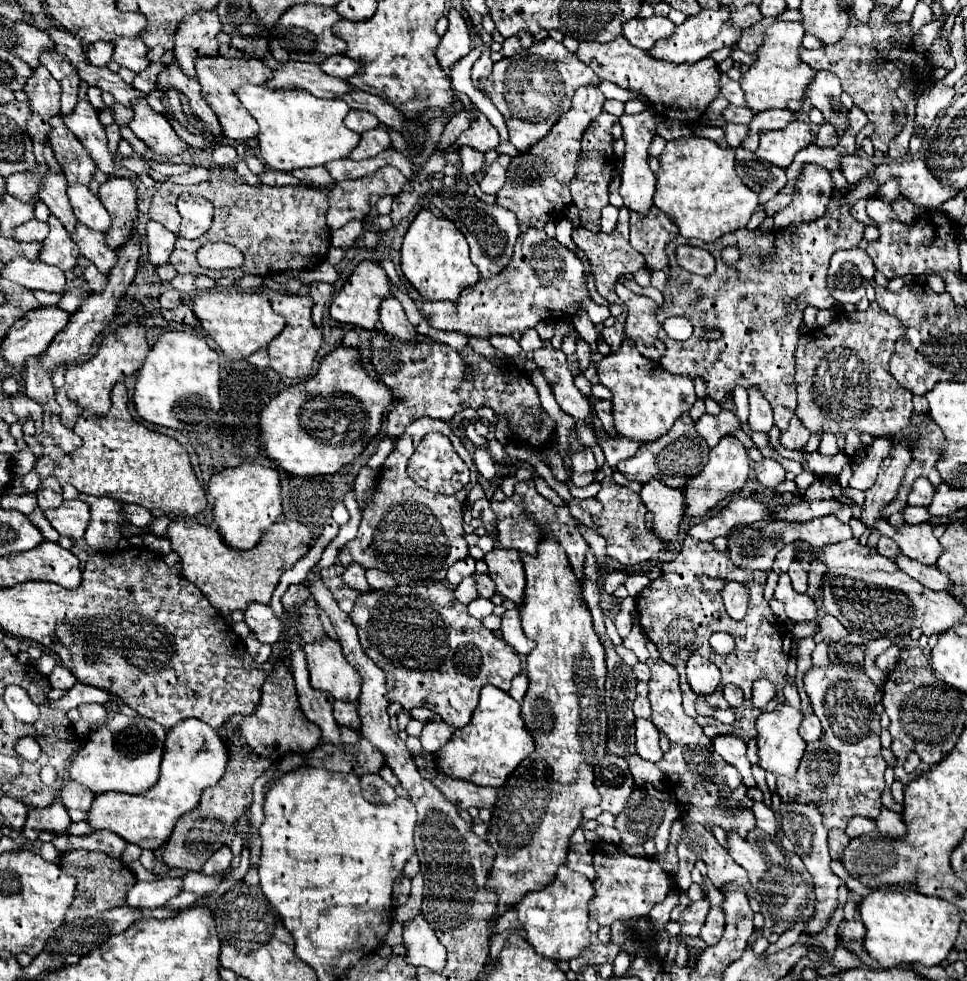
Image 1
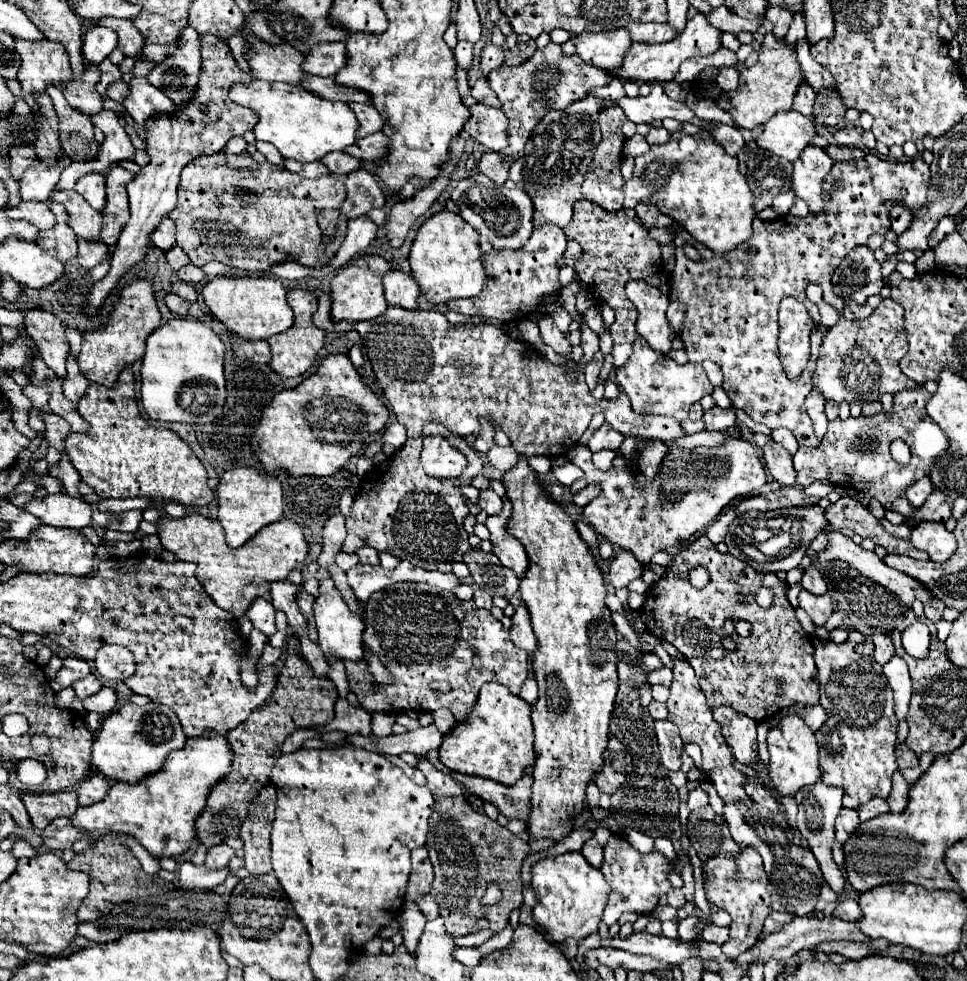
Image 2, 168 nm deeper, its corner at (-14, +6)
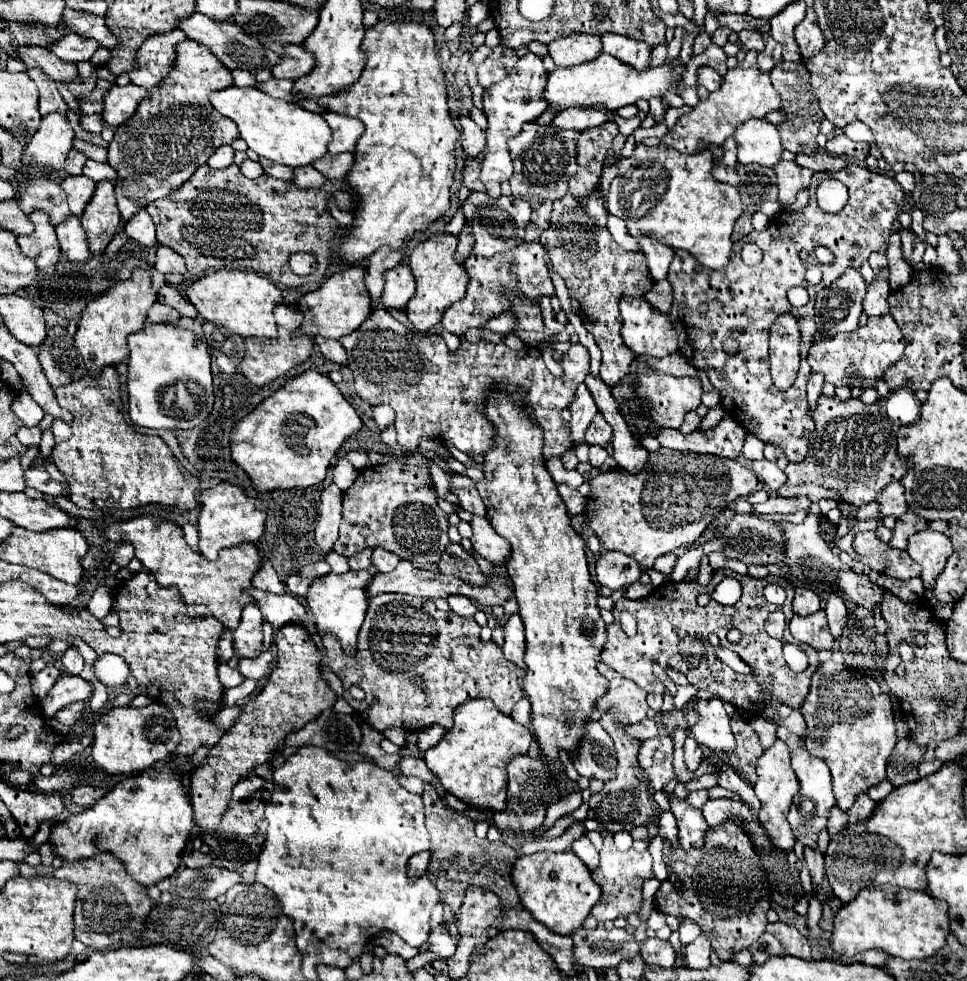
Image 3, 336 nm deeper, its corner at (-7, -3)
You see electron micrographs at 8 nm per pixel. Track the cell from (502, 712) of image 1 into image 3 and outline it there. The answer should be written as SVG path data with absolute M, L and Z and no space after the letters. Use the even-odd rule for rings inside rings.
M473 699L455 709L455 725L425 753L427 767L439 777L447 793L469 807L503 811L507 791L507 763L529 751L533 735L527 727L495 709L489 699Z

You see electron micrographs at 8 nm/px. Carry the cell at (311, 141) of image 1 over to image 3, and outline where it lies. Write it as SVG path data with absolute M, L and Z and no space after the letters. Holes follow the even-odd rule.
M235 85L211 93L209 103L237 125L241 139L245 139L247 147L253 149L259 157L267 157L289 167L301 167L313 163L315 159L321 159L327 153L327 145L331 141L329 125L319 113L305 111L297 103L269 97L255 87Z

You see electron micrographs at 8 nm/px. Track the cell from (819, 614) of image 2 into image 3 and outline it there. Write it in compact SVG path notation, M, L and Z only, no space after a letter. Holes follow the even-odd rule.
M819 609L809 617L795 615L793 621L789 623L789 631L797 641L811 645L815 651L833 649L835 645L835 637L829 633L829 625L823 609Z

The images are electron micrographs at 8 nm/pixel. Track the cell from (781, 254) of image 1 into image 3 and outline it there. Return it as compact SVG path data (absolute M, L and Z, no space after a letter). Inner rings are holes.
M849 163L839 173L815 173L813 181L809 185L809 193L811 193L811 199L809 199L809 205L805 209L801 209L801 211L779 211L775 217L771 217L769 227L765 231L751 231L747 237L737 241L733 245L733 257L731 257L729 265L725 269L717 269L717 271L701 269L701 265L697 265L695 257L689 255L689 253L683 253L683 251L675 251L675 259L673 259L671 269L669 269L669 283L673 287L673 307L671 307L669 319L673 321L673 325L677 329L681 355L685 355L691 365L707 371L713 387L721 393L723 409L733 419L737 419L741 425L745 425L745 429L749 433L757 435L763 443L781 445L781 451L785 453L785 457L791 463L799 463L799 461L805 459L807 445L809 445L809 435L815 429L813 419L809 415L809 403L807 403L807 391L805 391L807 389L807 379L811 375L811 369L809 369L809 363L807 363L807 351L809 351L809 345L813 345L813 339L815 339L815 333L817 333L815 315L813 315L813 303L815 303L813 299L821 291L821 287L829 287L837 277L841 277L841 273L847 267L859 269L861 263L873 251L879 251L879 253L887 251L889 235L893 231L899 231L897 211L901 211L901 199L903 199L903 189L893 177L869 171L867 167L855 165L855 163ZM829 177L839 179L849 189L849 201L839 213L821 211L819 205L817 205L817 199L815 199L815 189L819 187L821 181L825 181ZM749 241L755 243L757 247L761 247L761 251L763 251L763 261L759 265L755 265L755 267L745 267L745 263L741 261L741 255L739 255L741 247L745 243L749 243ZM819 245L827 247L833 253L835 259L833 259L833 263L823 265L823 281L821 281L821 285L809 285L803 279L803 273L809 267L809 263L817 263L817 259L811 253L807 261L801 261L799 251L801 249L815 249ZM795 285L805 287L809 291L809 297L811 297L811 301L801 309L793 307L787 301L787 289L795 287ZM783 313L793 315L797 319L799 331L801 331L801 349L799 349L801 367L799 367L795 383L787 391L779 391L773 385L771 373L769 373L769 331L771 331L771 325L775 323L775 319L779 315L783 315ZM727 337L733 337L733 339L739 341L741 349L739 349L737 355L727 355L721 349L721 343ZM719 373L723 373L725 379L719 379Z

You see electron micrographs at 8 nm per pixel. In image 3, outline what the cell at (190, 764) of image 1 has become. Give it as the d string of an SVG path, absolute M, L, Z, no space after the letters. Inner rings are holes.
M173 757L137 777L117 783L93 807L73 813L65 823L51 829L49 843L55 855L65 861L79 861L97 853L113 853L121 859L125 871L145 887L171 877L181 863L181 851L195 825L193 809L189 809L189 793L181 785L181 773L187 767L191 767L189 759Z

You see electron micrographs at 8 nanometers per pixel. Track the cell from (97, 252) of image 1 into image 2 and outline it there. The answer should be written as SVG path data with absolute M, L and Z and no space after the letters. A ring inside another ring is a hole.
M54 190L50 198L66 208L66 212L70 214L70 224L78 236L86 240L100 238L102 214L96 212L76 190L64 190L64 192Z

